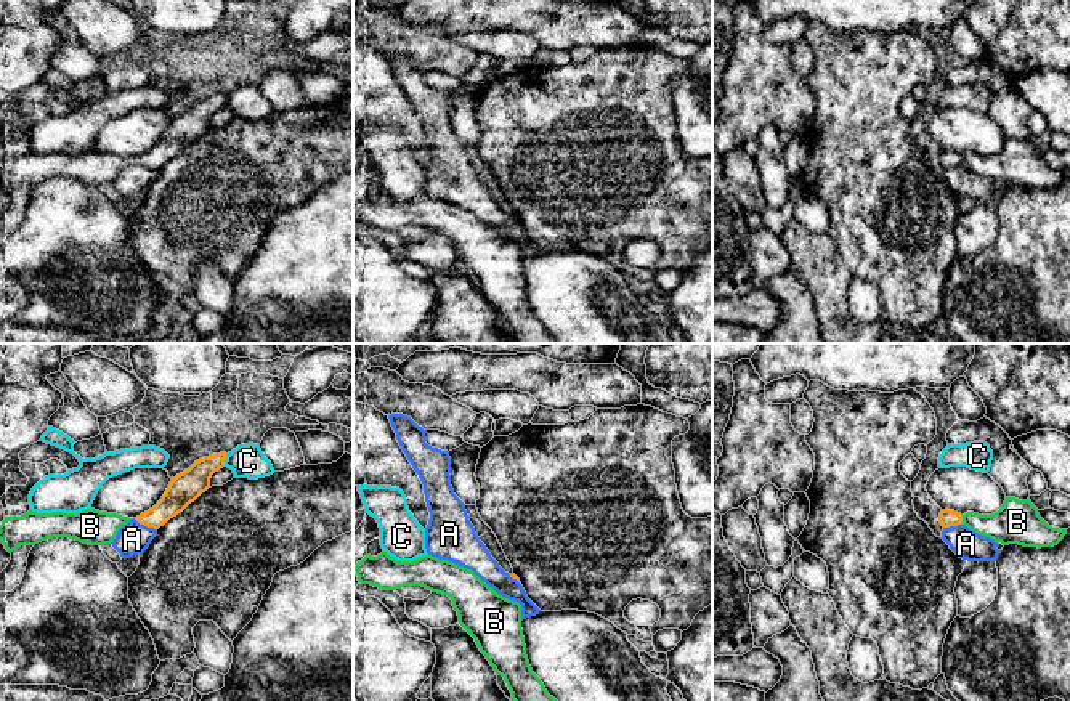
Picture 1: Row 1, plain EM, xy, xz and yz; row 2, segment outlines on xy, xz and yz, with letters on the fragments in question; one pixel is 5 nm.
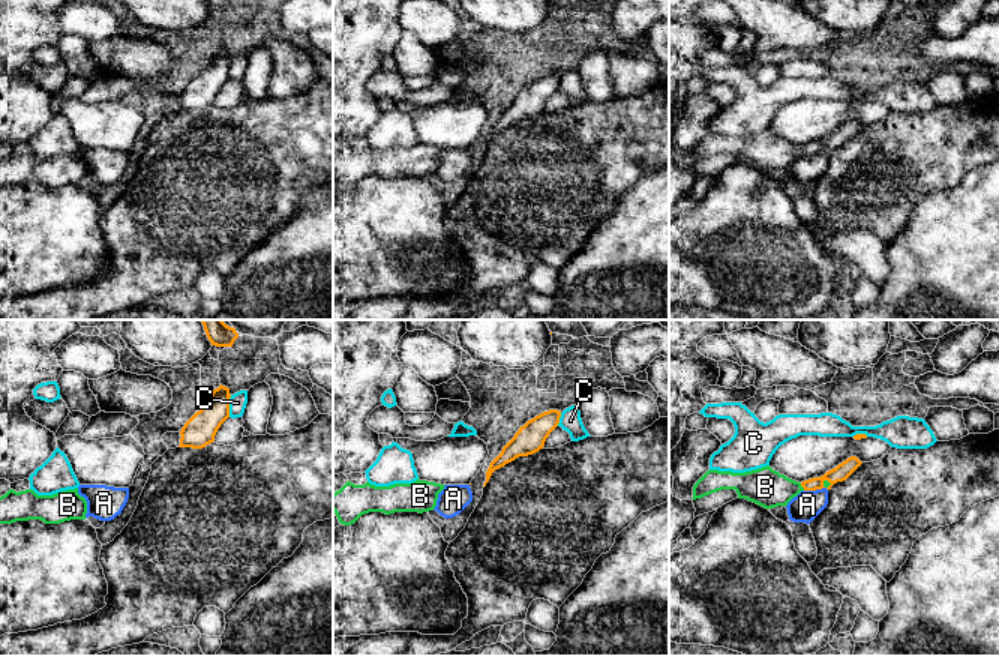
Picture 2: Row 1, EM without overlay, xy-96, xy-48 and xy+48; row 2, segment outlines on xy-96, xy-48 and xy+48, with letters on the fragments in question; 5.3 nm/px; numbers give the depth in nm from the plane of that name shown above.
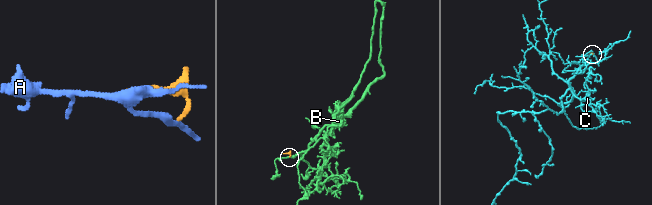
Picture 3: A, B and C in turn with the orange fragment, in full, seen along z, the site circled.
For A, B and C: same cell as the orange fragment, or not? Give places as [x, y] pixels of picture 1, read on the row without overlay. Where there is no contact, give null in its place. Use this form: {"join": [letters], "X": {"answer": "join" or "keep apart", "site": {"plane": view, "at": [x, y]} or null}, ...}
{"join": ["B"], "A": {"answer": "keep apart", "site": {"plane": "xy", "at": [145, 166]}}, "B": {"answer": "join", "site": {"plane": "yz", "at": [961, 161]}}, "C": {"answer": "keep apart", "site": {"plane": "xy", "at": [225, 100]}}}

